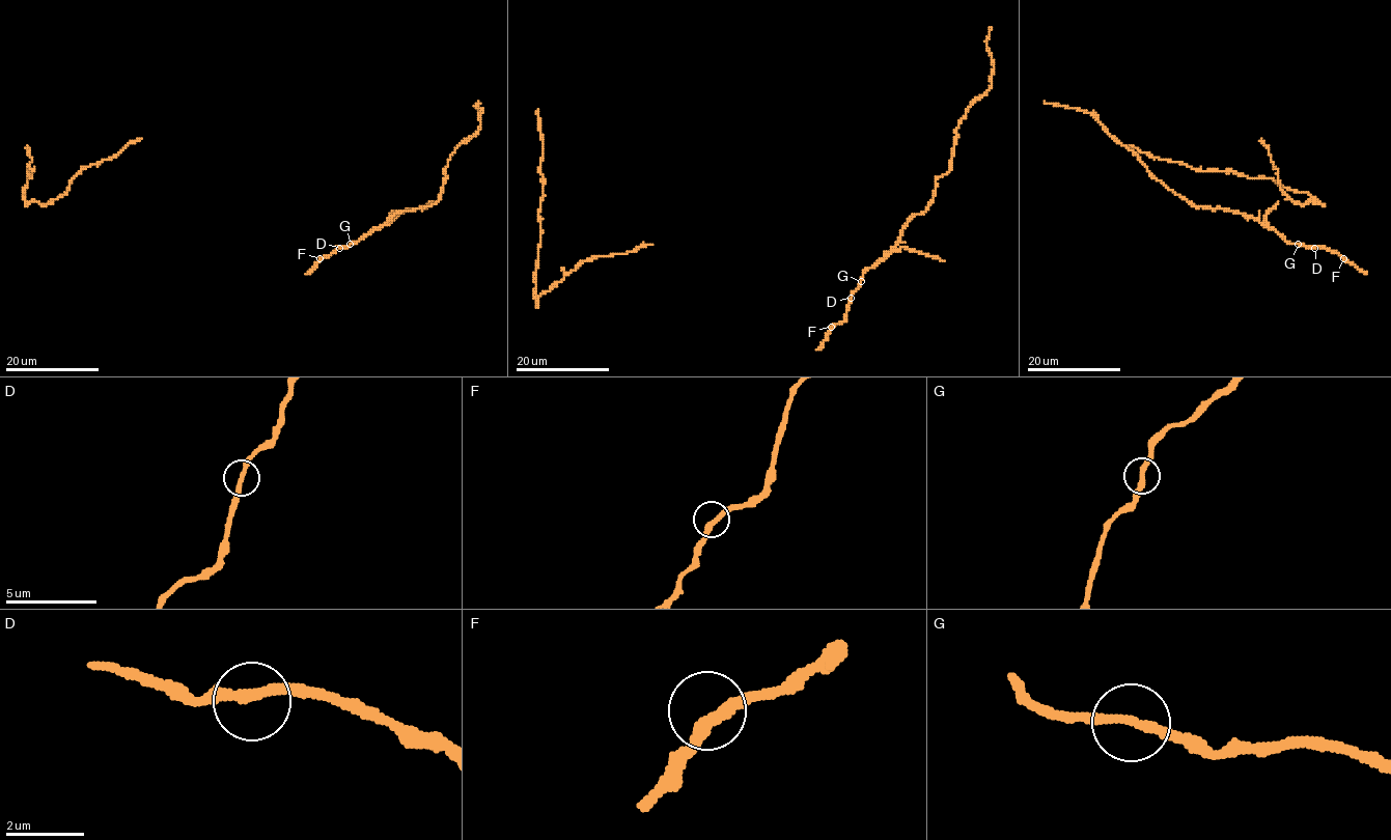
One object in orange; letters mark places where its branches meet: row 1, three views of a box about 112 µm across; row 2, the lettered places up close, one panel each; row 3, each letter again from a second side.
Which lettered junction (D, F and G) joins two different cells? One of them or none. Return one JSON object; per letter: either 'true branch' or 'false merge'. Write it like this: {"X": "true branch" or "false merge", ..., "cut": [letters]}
{"D": "true branch", "F": "true branch", "G": "false merge", "cut": ["G"]}

